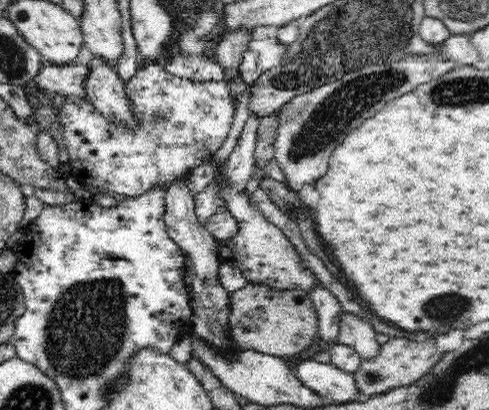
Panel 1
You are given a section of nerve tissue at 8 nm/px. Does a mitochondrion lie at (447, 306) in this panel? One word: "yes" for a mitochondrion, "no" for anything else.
yes

